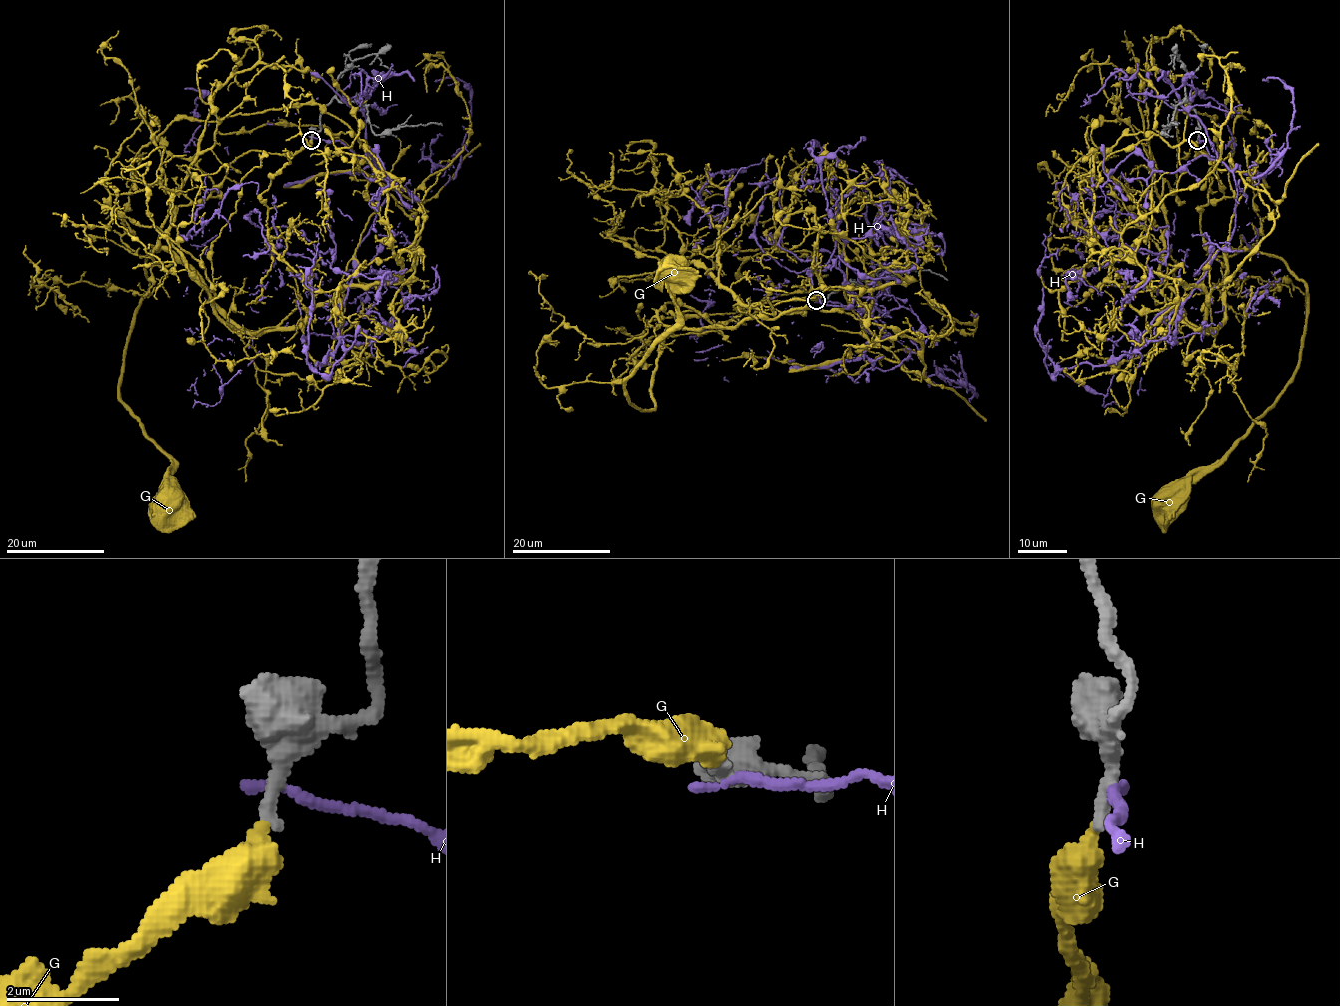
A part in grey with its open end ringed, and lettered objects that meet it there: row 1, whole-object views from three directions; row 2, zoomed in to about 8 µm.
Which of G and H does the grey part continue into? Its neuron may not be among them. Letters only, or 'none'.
G

